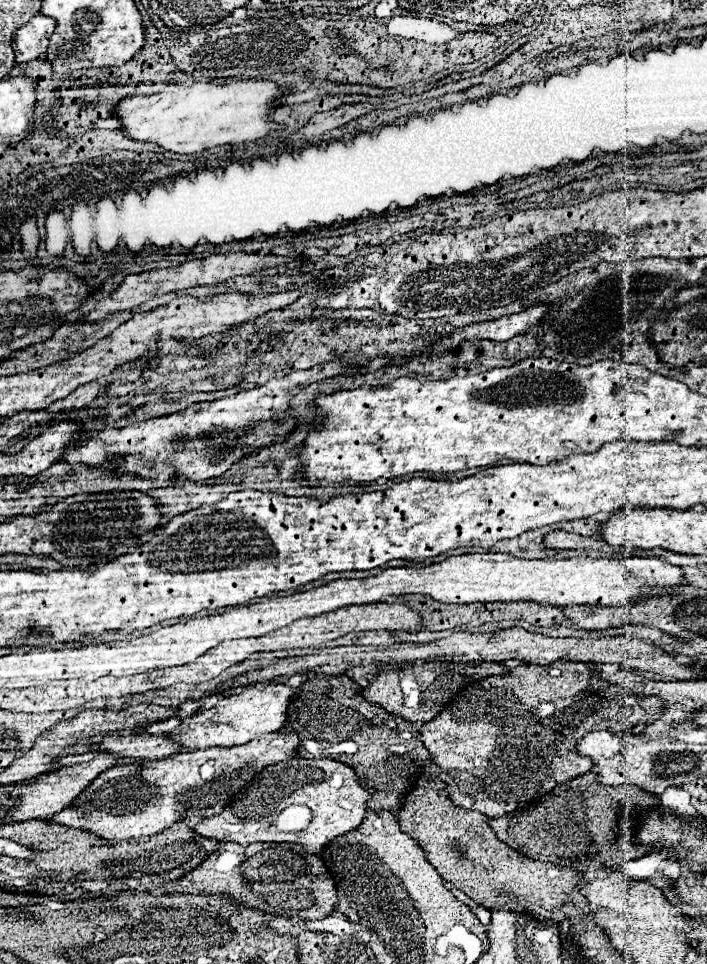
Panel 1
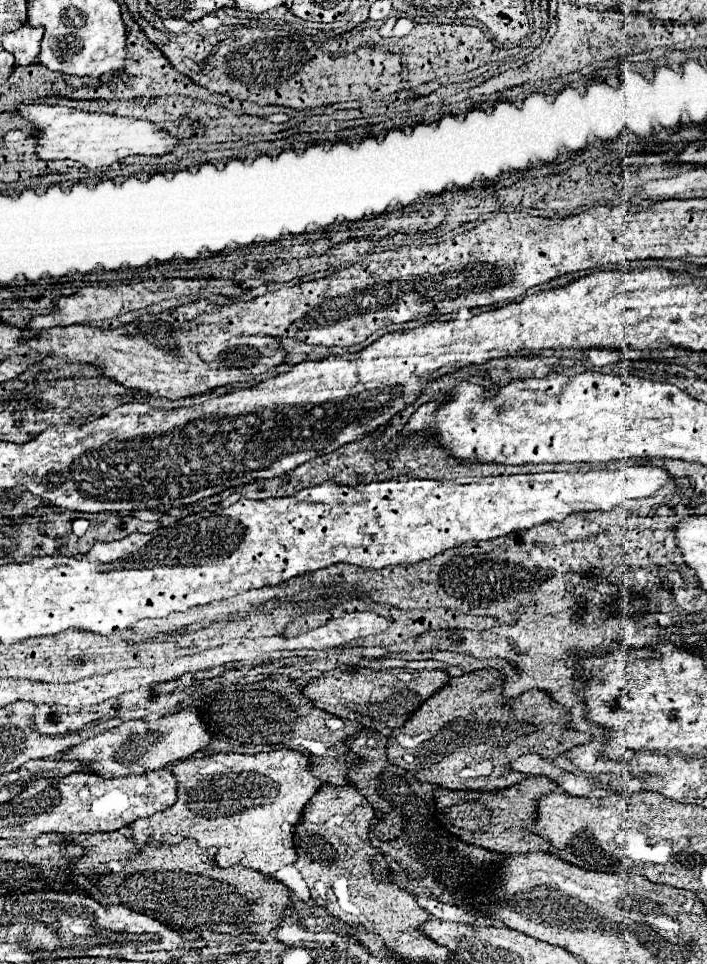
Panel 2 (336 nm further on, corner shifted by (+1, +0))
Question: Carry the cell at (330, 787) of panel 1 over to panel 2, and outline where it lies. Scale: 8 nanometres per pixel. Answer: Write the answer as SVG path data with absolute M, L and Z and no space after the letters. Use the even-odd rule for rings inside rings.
M276 750L276 752L262 752L262 754L214 754L214 756L208 756L208 758L188 758L188 760L182 760L182 762L176 762L176 764L170 764L168 766L176 776L178 776L178 802L174 804L174 808L166 808L164 812L158 812L150 818L138 818L132 826L134 830L134 836L132 840L142 844L142 842L166 842L166 844L178 844L180 840L184 838L194 838L198 840L200 848L212 848L216 846L218 848L218 854L216 854L216 862L222 866L222 868L228 868L228 866L244 866L244 868L252 868L252 870L258 870L262 874L274 874L276 870L280 870L282 866L288 866L288 864L294 864L296 862L296 850L294 850L294 830L296 830L296 824L298 820L302 818L304 814L304 808L308 806L308 802L318 794L320 786L322 786L322 780L316 778L310 770L310 764L306 760L306 756L302 756L300 752L296 750Z

